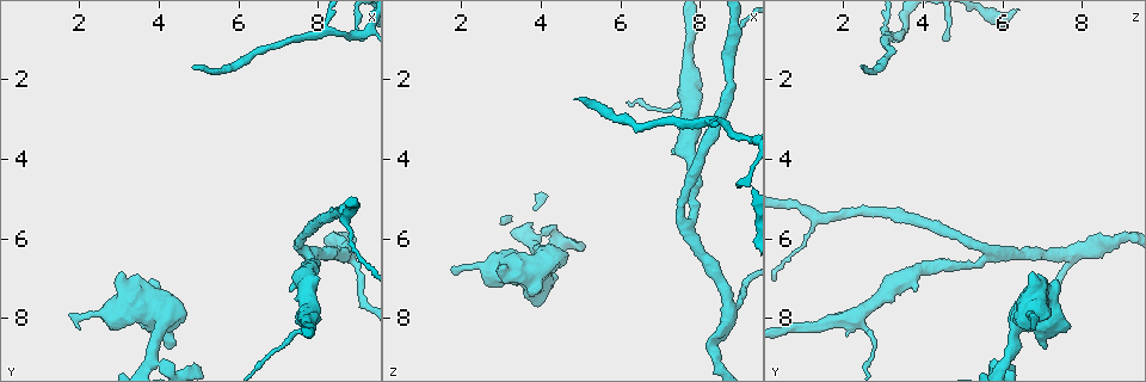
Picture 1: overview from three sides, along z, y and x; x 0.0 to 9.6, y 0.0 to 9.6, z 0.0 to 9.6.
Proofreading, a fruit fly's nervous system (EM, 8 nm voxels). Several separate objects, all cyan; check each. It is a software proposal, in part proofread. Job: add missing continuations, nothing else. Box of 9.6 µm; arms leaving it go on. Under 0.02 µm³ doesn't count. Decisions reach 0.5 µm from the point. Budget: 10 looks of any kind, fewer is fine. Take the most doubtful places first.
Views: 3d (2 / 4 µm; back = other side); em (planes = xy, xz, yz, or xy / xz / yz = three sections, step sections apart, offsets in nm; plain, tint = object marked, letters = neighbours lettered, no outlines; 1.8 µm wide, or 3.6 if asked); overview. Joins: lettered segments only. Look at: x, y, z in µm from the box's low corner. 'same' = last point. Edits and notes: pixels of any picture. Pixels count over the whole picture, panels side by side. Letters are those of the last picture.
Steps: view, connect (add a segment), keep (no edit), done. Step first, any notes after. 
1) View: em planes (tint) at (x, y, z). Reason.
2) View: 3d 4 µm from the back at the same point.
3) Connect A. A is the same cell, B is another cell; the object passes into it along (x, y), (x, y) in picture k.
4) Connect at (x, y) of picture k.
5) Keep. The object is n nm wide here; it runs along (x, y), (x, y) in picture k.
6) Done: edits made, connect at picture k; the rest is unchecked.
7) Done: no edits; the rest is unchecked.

View: em planes (letters) at (4.80, 1.70, 2.55). Long arm stops here.

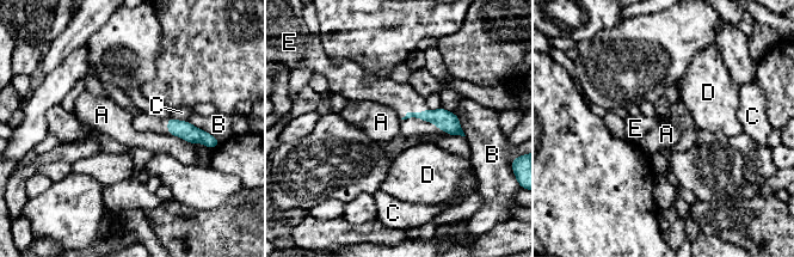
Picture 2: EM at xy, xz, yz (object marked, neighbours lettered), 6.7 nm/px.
Connect E. The longest contact is with B, 220 nm; E is the same cell, A, B, C and D are other cells; the object passes into it along (443, 120), (413, 112), (401, 97) in picture 2; the neuron continues.

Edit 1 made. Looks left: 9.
View: overview.

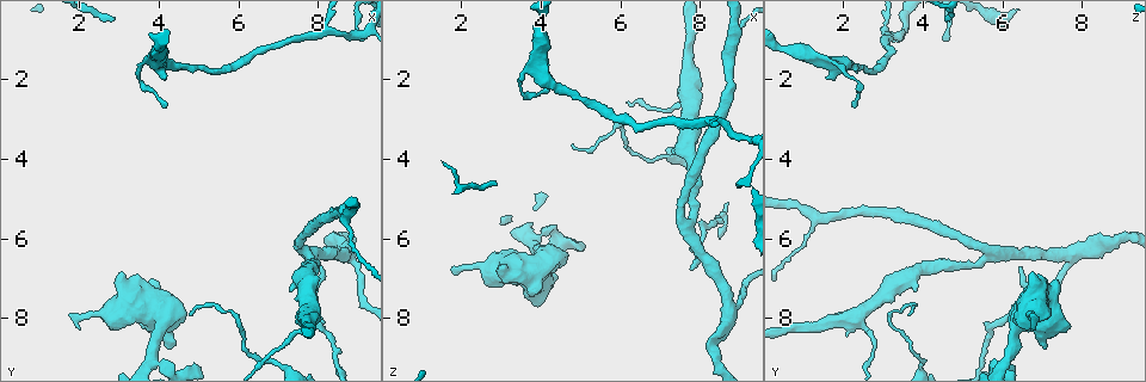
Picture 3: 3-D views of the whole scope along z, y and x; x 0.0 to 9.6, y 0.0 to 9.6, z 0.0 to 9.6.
View: 3d 2 µm at (7.65, 8.00, 2.20). Branch point.

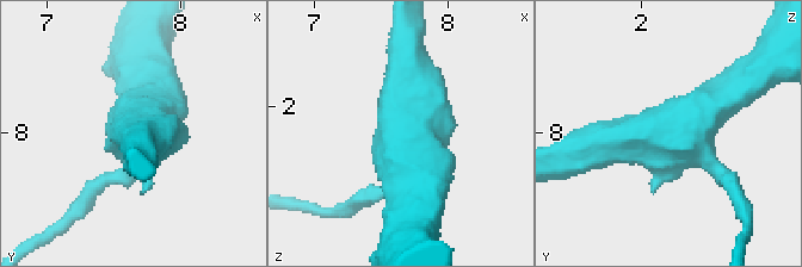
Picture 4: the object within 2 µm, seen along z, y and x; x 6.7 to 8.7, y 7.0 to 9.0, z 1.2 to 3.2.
View: em yz step 8 (tint) at (7.70, 7.98, 2.28). 3 arms meet here.

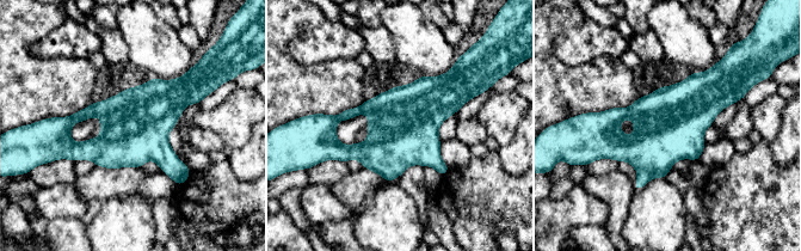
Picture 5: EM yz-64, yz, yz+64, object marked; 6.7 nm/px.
View: em planes (letters) at the same point. Cut it another way.

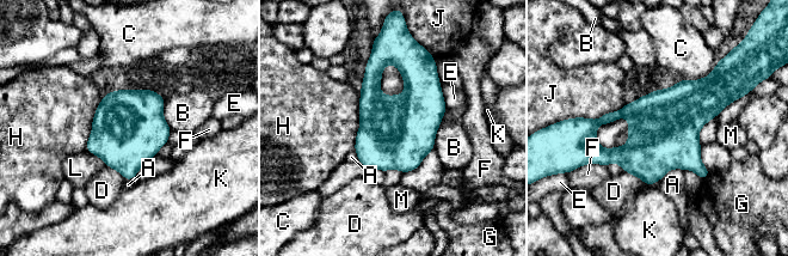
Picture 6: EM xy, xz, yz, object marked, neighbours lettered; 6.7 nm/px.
Keep. A, B, C, D, E, F, G, H, J, K, L and M are other cells; a border runs along (359, 93), (359, 128), (352, 148) in picture 6; none of them fits.

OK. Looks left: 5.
View: em planes (letters) at (2.00, 8.25, 6.80). Thin end.

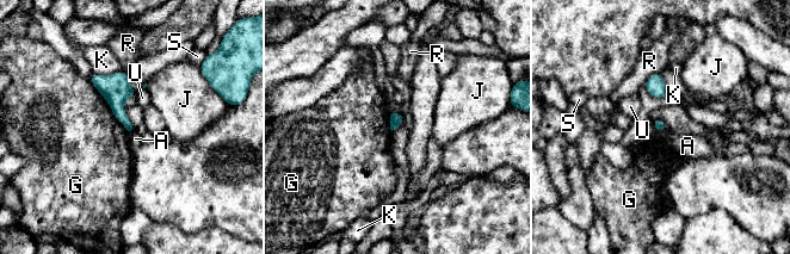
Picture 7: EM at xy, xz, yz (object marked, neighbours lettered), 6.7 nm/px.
Keep. A, G, J, K, R, S and U are other cells; none of them fits.

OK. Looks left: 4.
View: em planes (plain) at (6.95, 9.20, 3.95).

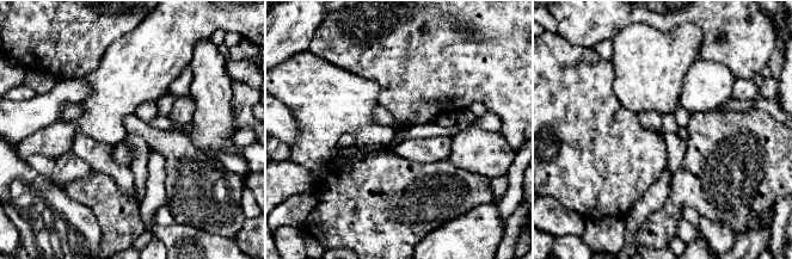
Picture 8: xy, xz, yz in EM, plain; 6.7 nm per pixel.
View: em planes (letters) at the same point.

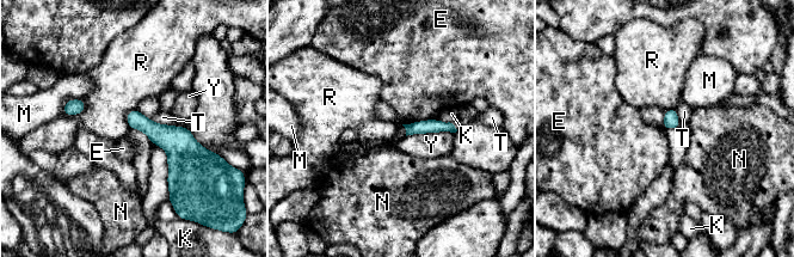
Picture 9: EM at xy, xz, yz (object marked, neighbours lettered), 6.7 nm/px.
Keep. The object is 100 nm wide here; E, K, M, N, R, T and Y are other cells; a border runs along (429, 118), (402, 124) in picture 9; none of them fits.

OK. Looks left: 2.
Done: edits made, connect at picture 2; the rest is unchecked.

